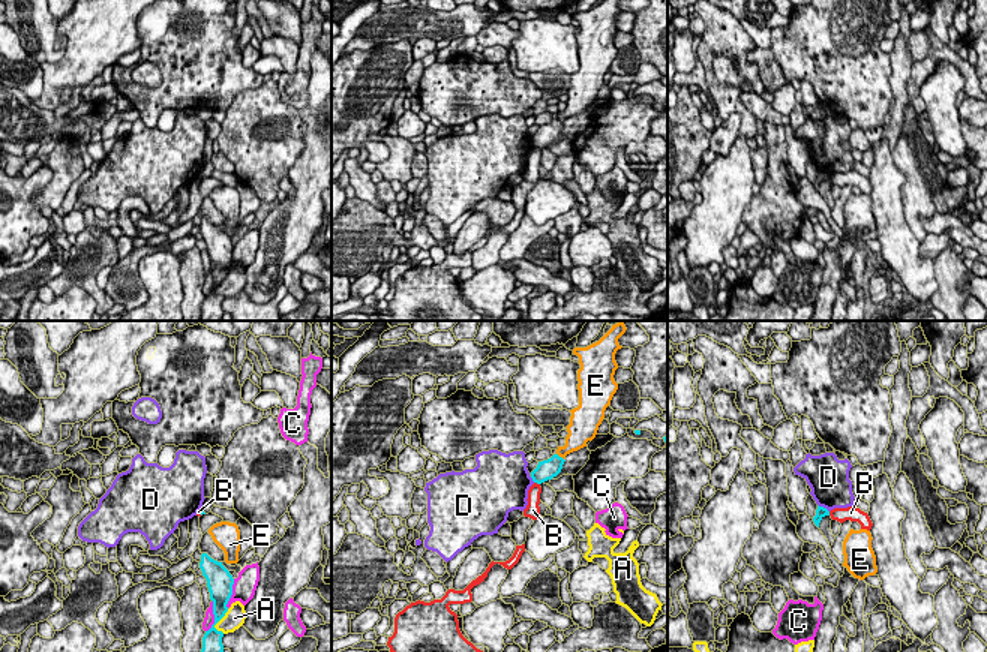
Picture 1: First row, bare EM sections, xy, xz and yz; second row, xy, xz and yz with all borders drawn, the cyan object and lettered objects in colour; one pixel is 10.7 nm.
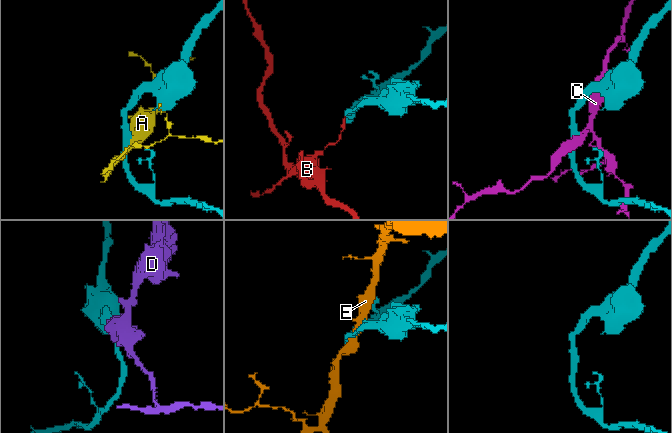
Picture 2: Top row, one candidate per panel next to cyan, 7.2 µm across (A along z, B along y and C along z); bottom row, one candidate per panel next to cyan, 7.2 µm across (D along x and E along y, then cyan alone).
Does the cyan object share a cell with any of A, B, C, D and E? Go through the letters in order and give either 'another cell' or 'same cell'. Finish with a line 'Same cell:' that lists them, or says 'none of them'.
A: another cell
B: another cell
C: another cell
D: another cell
E: another cell
Same cell: none of them

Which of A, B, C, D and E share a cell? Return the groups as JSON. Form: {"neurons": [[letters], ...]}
{"neurons": [["A"], ["B"], ["C"], ["D"], ["E"]]}

